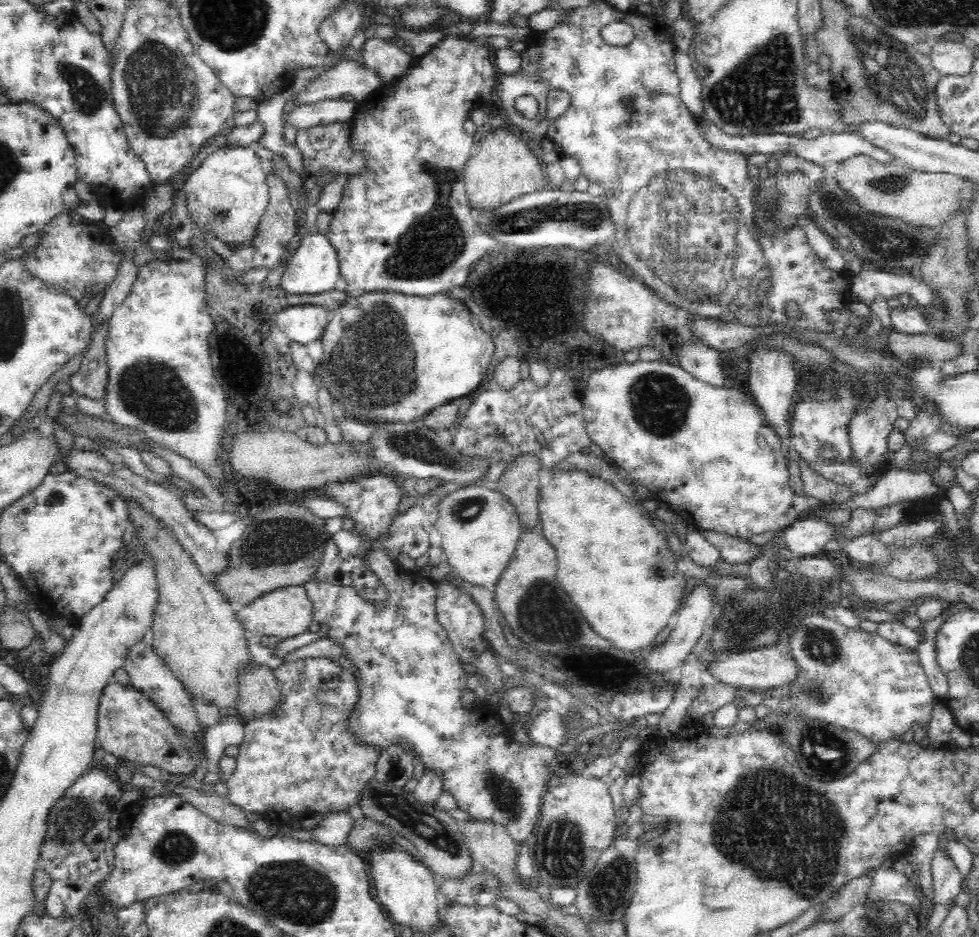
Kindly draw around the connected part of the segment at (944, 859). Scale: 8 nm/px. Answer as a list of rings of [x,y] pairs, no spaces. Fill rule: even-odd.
[[[937,846],[932,861],[932,876],[935,884],[935,898],[932,903],[946,903],[955,899],[961,891],[961,875],[954,865],[954,860],[948,856],[946,846]]]

